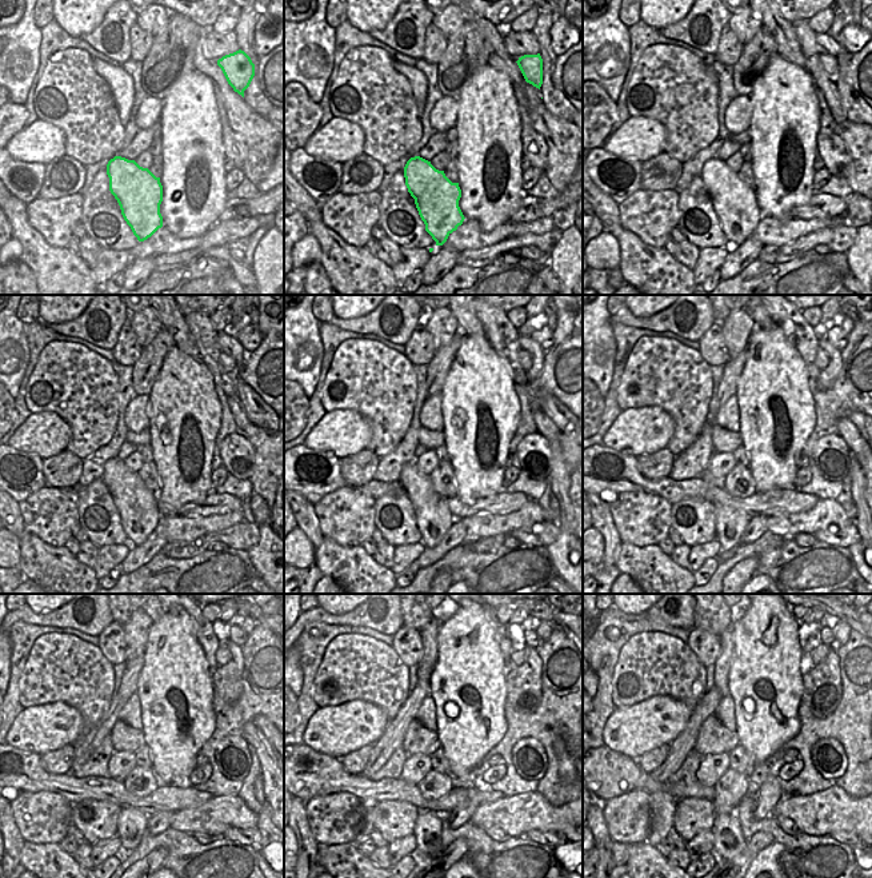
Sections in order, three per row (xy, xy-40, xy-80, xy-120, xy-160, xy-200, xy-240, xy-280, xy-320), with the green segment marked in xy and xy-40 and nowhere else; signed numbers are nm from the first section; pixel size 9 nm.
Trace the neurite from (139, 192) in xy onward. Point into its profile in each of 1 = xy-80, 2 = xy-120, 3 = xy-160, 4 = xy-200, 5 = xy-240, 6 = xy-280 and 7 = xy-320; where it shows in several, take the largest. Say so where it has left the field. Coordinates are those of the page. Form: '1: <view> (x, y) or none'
1: xy-80 (735, 204)
2: xy-120 (136, 505)
3: xy-160 (434, 518)
4: xy-200 (730, 523)
5: xy-240 (131, 825)
6: xy-280 (427, 830)
7: xy-320 (728, 842)

